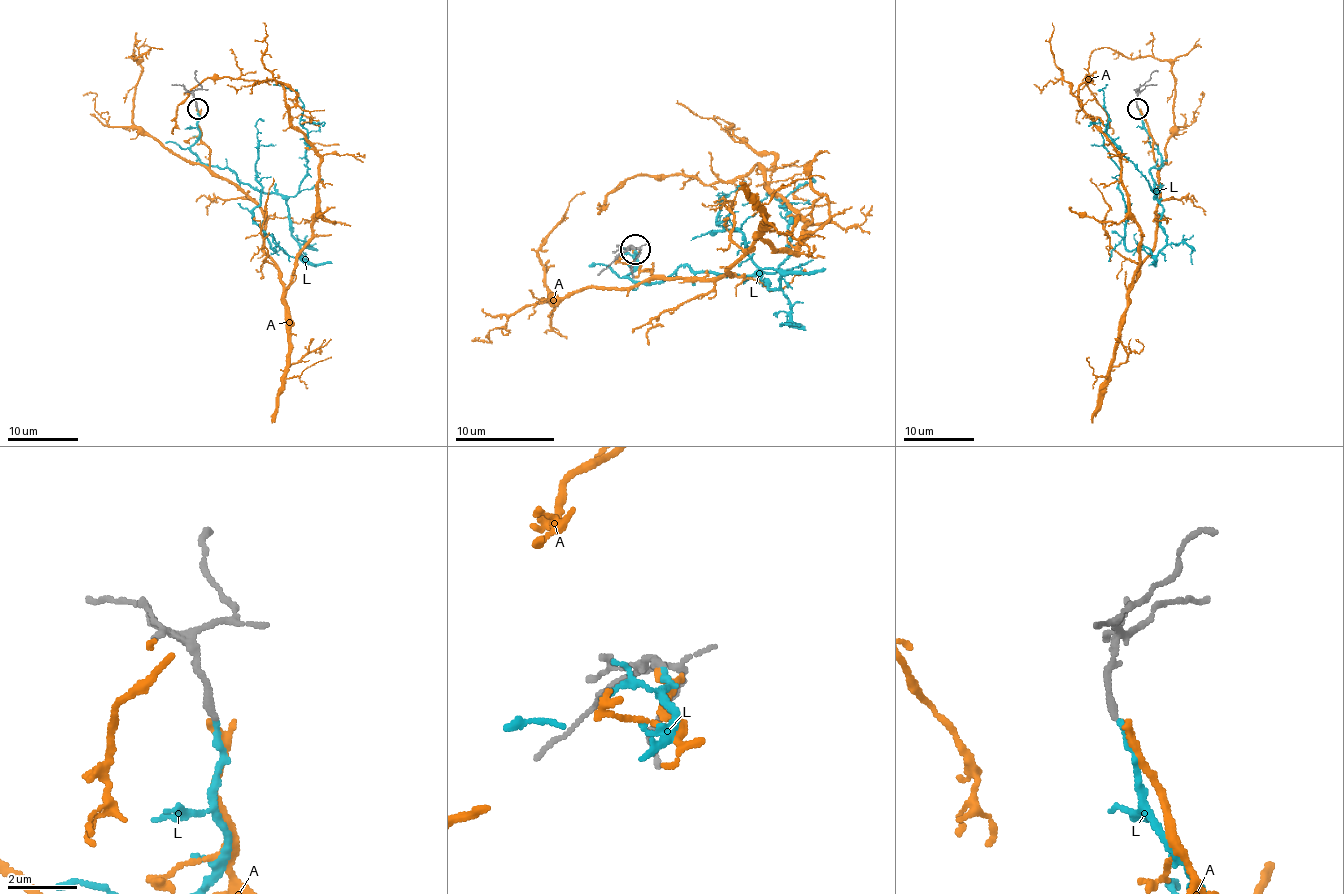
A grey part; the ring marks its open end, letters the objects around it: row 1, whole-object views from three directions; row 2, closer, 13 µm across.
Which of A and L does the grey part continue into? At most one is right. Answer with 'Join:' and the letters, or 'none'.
Join: L

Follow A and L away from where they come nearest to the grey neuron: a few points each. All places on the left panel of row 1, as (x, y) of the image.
A: (197, 108), (209, 168), (260, 210), (287, 285), (313, 234), (320, 155), (285, 89), (208, 76), (173, 134)
L: (197, 108), (190, 150), (278, 192), (299, 257), (274, 250), (255, 222), (255, 127), (264, 120)

